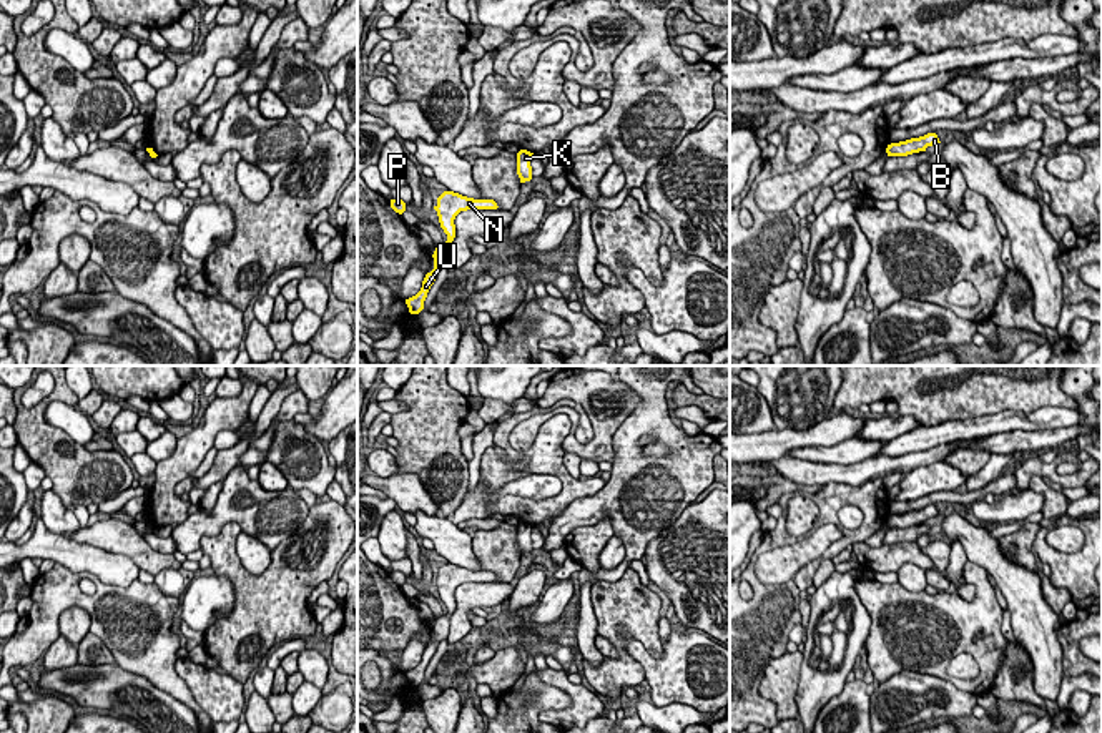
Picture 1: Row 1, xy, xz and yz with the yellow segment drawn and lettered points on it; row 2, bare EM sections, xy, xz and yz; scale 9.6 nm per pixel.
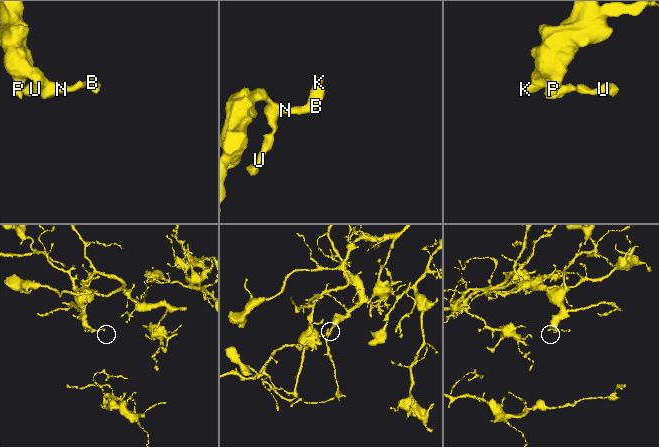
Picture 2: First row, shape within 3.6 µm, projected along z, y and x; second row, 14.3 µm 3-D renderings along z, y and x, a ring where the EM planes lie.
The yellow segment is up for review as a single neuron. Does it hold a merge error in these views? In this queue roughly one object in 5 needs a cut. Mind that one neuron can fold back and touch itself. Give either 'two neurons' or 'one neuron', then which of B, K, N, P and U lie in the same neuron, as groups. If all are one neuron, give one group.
one neuron | B K N P U

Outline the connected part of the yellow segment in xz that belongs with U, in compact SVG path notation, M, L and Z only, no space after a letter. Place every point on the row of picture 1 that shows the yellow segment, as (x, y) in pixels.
M444 191L437 198L437 204L434 206L434 209L437 211L440 228L447 234L447 241L437 244L432 254L434 269L426 274L421 291L416 296L406 299L411 314L419 314L424 309L424 301L427 298L430 286L434 284L439 271L449 263L449 244L455 238L455 224L454 224L455 216L460 211L467 209L497 209L497 208L499 206L494 199L474 199L454 191Z

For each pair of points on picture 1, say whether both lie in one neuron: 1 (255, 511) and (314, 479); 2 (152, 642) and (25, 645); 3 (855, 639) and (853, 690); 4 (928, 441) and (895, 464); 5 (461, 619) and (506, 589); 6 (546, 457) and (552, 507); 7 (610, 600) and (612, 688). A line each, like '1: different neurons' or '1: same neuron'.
1: different neurons
2: same neuron
3: different neurons
4: different neurons
5: same neuron
6: same neuron
7: same neuron

